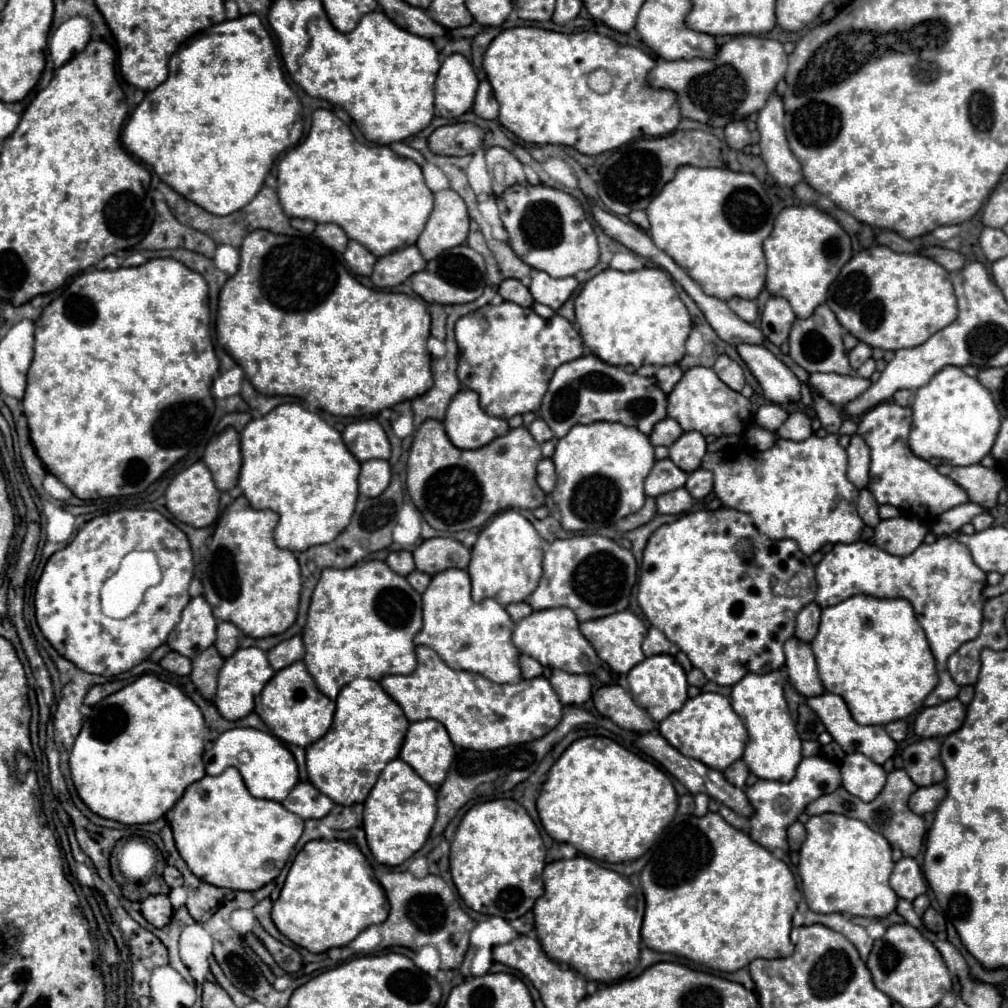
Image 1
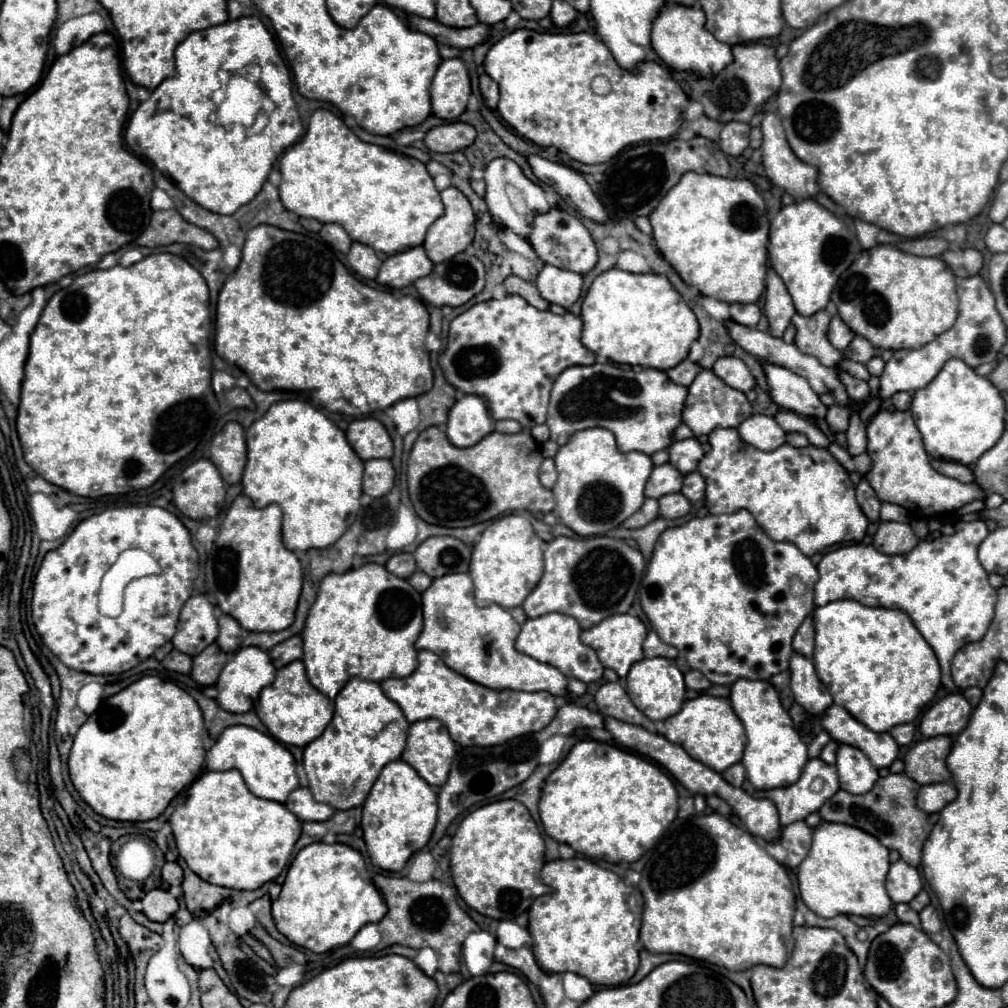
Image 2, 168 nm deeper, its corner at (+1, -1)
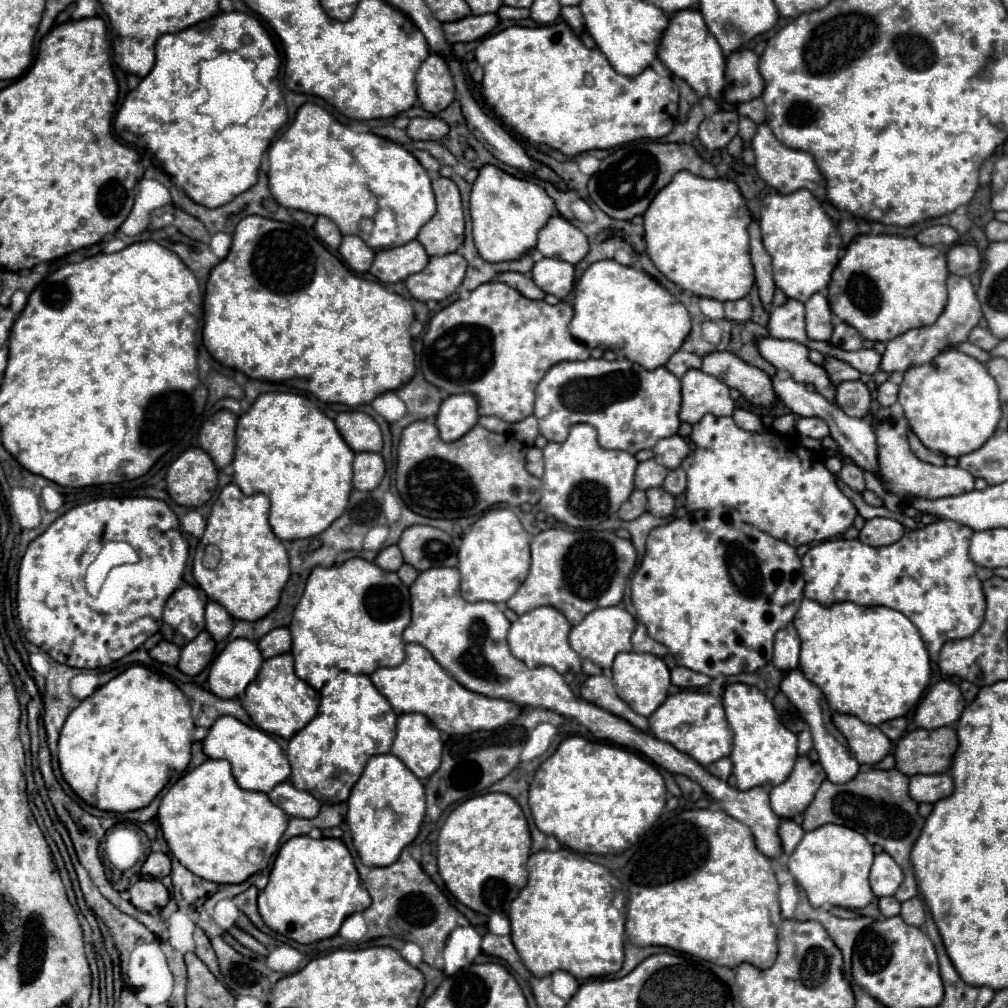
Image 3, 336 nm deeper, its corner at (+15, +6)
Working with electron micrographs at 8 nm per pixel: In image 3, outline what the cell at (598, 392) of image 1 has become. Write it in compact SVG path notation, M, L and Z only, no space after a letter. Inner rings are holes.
M605 358L559 362L537 384L535 394L539 432L549 442L565 442L569 428L585 422L597 430L603 448L637 454L639 450L653 448L657 440L677 434L681 424L681 380L663 366L645 370L627 358L613 362Z

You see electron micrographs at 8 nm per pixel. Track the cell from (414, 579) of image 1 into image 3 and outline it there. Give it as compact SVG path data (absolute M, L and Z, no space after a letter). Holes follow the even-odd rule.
M403 564L403 566L397 570L397 576L401 578L401 582L403 582L405 586L411 586L411 584L415 582L417 574L419 574L419 572L417 572L413 566L409 566L409 564Z

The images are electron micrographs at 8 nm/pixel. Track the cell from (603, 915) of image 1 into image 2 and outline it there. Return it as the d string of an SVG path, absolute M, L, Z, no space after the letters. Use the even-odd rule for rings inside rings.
M583 857L545 863L541 869L541 881L551 891L537 897L529 907L529 933L533 937L533 951L539 967L551 973L573 971L589 979L593 985L625 985L639 966L639 951L634 945L639 941L641 912L635 912L635 906L627 903L633 889L627 887L613 871L607 871Z

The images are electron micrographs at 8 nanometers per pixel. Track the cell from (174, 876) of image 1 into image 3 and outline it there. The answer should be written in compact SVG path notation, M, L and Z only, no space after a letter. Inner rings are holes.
M151 852L141 868L143 874L149 874L153 878L165 878L169 872L171 872L171 860L167 854L163 852Z

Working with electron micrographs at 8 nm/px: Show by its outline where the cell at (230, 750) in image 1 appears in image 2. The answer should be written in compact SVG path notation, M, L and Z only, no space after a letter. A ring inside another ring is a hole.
M233 725L223 731L217 743L207 751L205 763L209 771L227 771L237 769L241 771L249 791L261 799L285 803L287 795L299 787L299 779L295 773L295 759L285 745L281 745L275 737L261 733L253 727Z

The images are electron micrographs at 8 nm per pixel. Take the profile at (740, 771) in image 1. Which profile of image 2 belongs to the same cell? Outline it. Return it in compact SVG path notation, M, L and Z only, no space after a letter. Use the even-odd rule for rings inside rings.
M737 763L737 765L729 767L729 769L725 769L723 771L723 777L727 779L727 783L731 783L735 787L741 787L741 783L745 779L745 767L741 763Z

